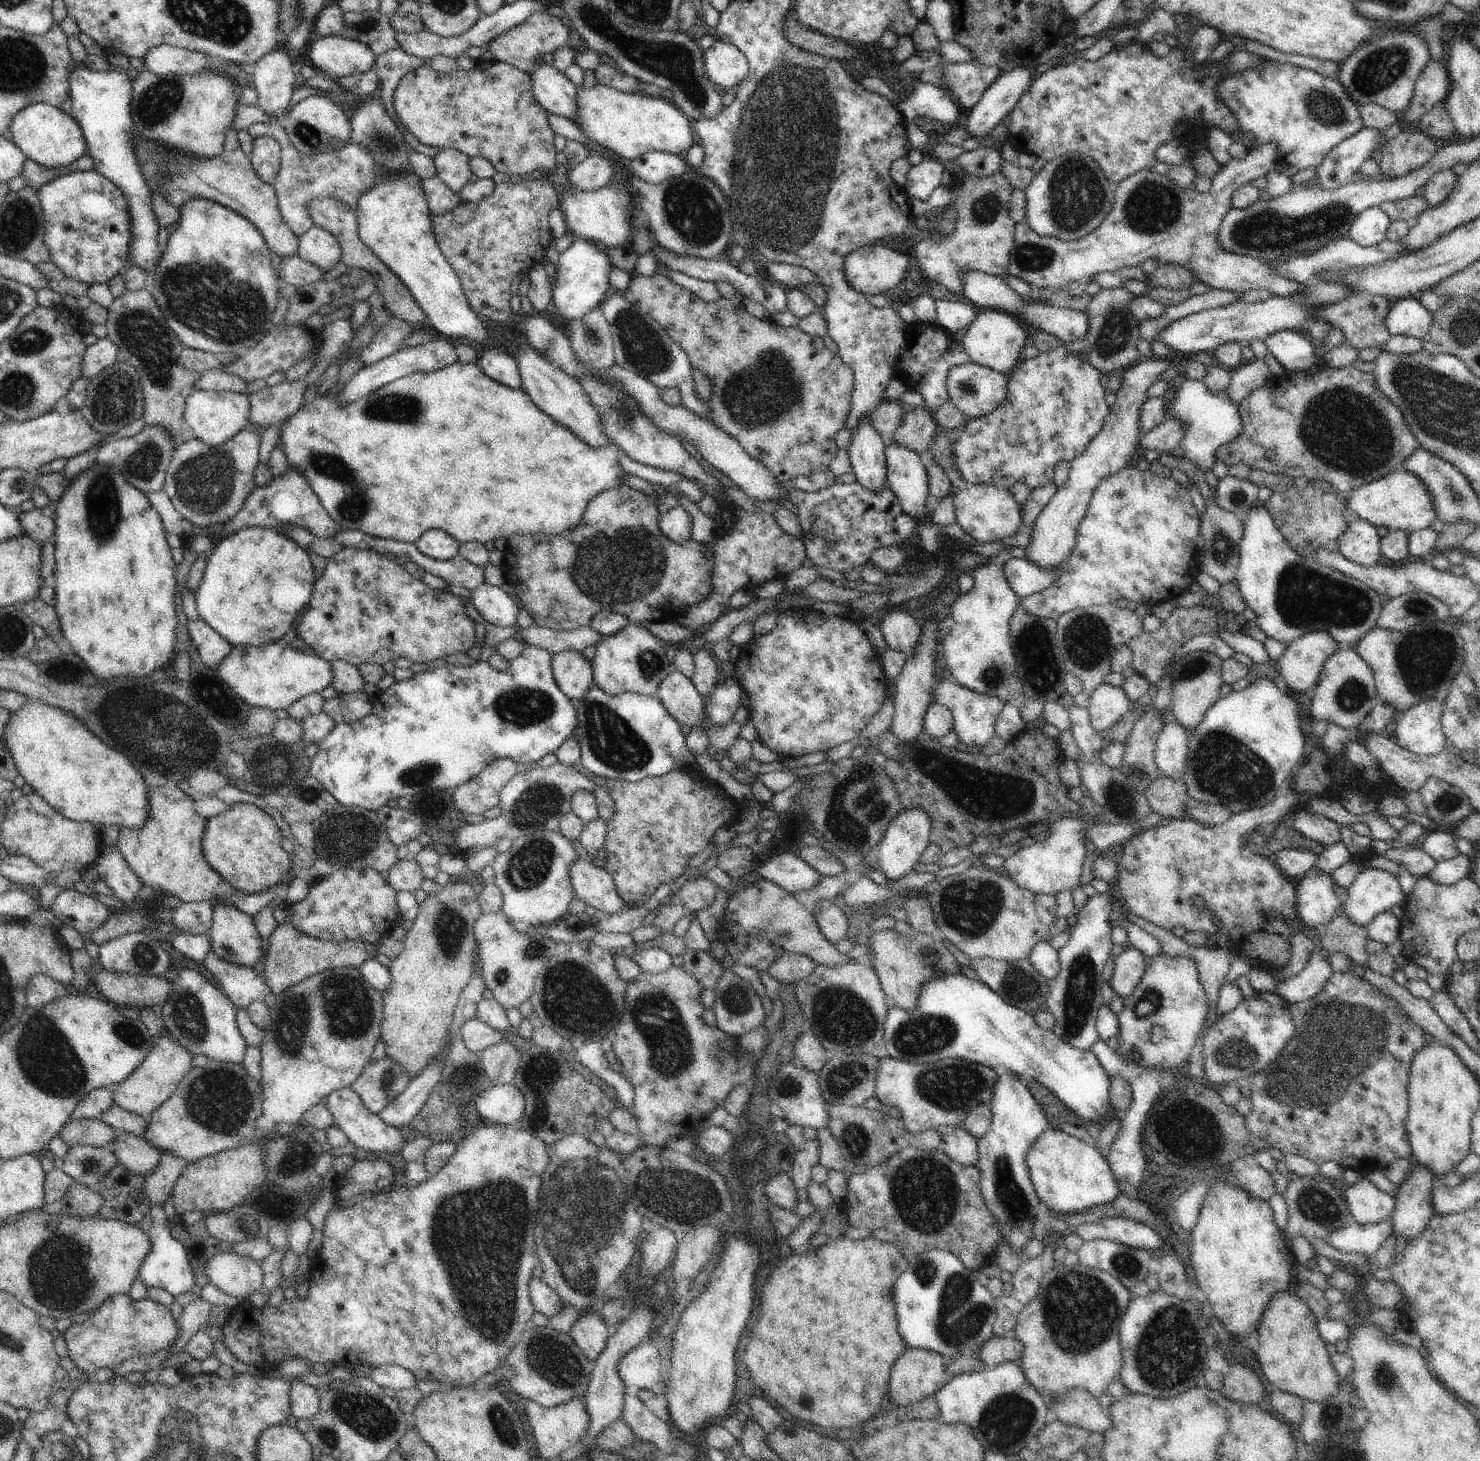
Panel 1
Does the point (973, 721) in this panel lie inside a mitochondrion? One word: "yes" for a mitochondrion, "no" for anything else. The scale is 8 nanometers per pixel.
no

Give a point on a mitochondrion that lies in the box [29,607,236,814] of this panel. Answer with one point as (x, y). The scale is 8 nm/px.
(53, 673)

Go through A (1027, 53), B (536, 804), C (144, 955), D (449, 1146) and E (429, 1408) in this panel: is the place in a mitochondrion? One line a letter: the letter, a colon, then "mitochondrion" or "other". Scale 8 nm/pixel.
A: other
B: mitochondrion
C: mitochondrion
D: other
E: other

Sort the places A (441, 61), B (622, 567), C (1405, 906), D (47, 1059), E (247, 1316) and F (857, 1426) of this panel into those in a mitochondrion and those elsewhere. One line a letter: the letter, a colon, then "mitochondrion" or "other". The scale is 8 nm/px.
A: other
B: mitochondrion
C: other
D: mitochondrion
E: other
F: other

